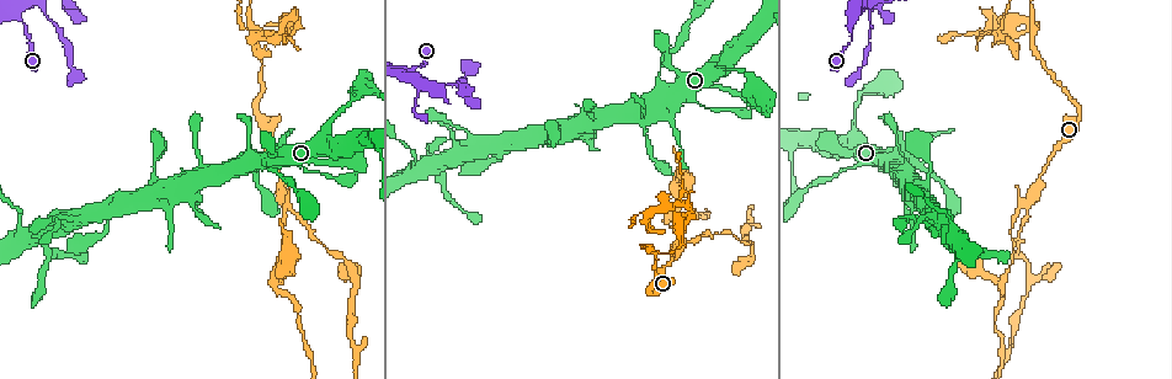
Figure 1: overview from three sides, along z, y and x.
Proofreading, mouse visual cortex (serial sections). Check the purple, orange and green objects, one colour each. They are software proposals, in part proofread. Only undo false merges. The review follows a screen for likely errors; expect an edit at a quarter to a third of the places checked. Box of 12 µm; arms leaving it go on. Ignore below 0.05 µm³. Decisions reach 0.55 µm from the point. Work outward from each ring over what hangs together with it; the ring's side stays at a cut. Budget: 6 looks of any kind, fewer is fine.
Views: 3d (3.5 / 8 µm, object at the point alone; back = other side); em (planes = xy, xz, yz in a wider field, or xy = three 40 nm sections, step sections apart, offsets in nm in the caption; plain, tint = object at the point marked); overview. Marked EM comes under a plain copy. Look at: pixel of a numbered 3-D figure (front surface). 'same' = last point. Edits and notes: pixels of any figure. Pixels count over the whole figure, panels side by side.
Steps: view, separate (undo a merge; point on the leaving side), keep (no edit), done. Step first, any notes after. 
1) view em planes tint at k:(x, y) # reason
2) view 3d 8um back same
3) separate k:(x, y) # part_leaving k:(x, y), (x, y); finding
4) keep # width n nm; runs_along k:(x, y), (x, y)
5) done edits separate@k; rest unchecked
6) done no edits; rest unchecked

view 3d 3.5um at 1:(290, 203) # side arm on a straight run

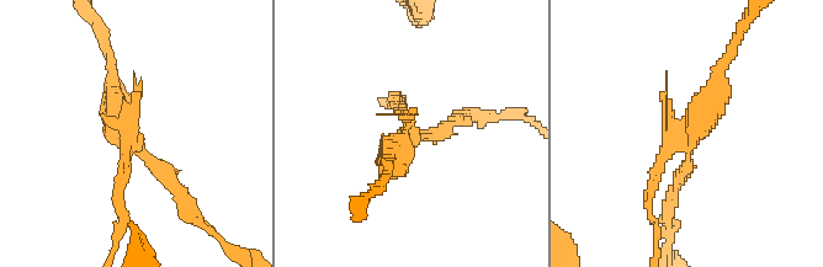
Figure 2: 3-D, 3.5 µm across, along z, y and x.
view em xy step 5 tint at 2:(406, 138)

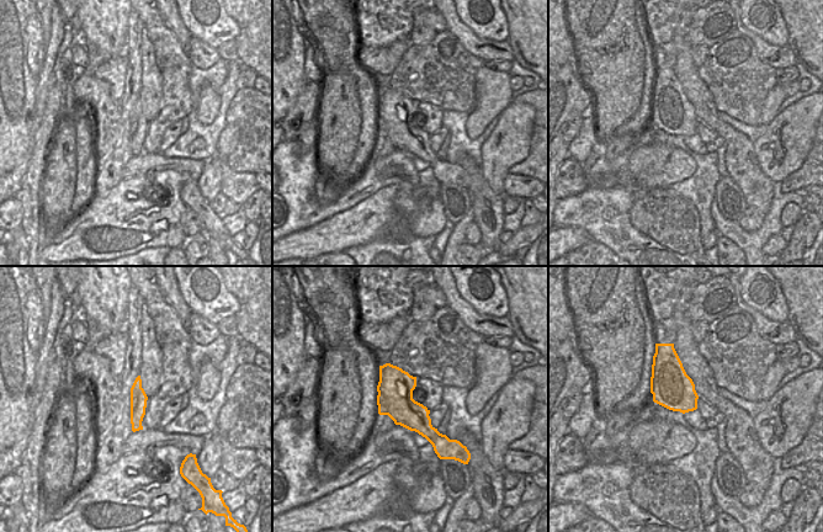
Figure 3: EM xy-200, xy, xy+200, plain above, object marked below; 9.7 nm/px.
view em xy step 1 tint same

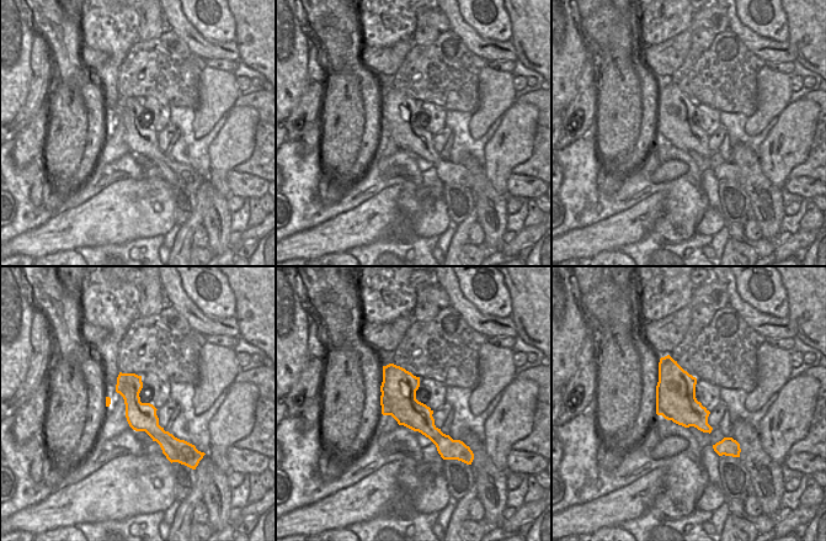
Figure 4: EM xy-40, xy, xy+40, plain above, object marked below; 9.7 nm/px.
separate 2:(652, 182) # part_leaving 2:(673, 148), (648, 197), (657, 254); a second cell is stuck on

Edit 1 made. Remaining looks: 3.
view overview # see it whole again

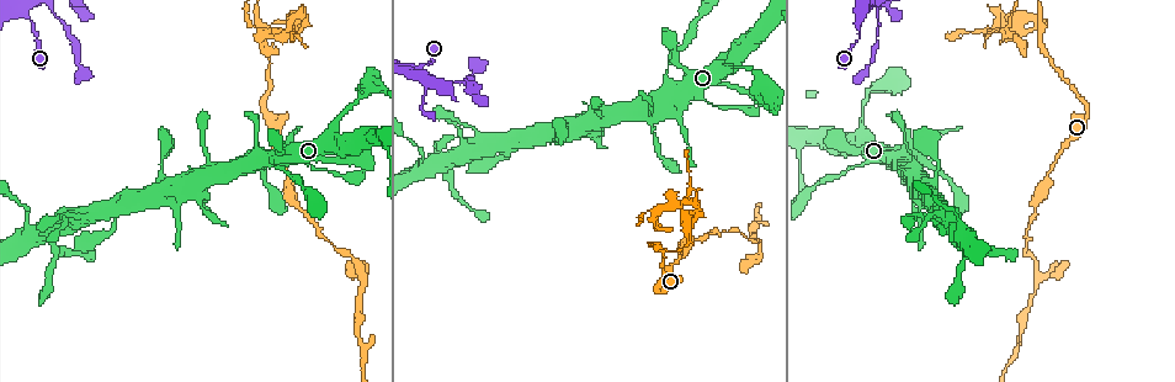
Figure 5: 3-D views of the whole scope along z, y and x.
view 3d 3.5um at 5:(365, 274) # branch point

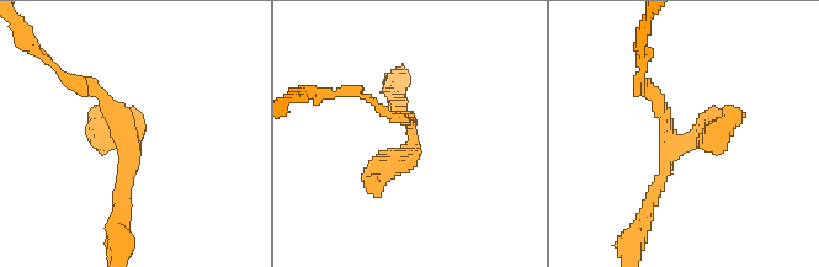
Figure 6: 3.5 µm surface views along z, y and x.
view em xy step 3 tint at 6:(667, 135) # shape alone is not enough

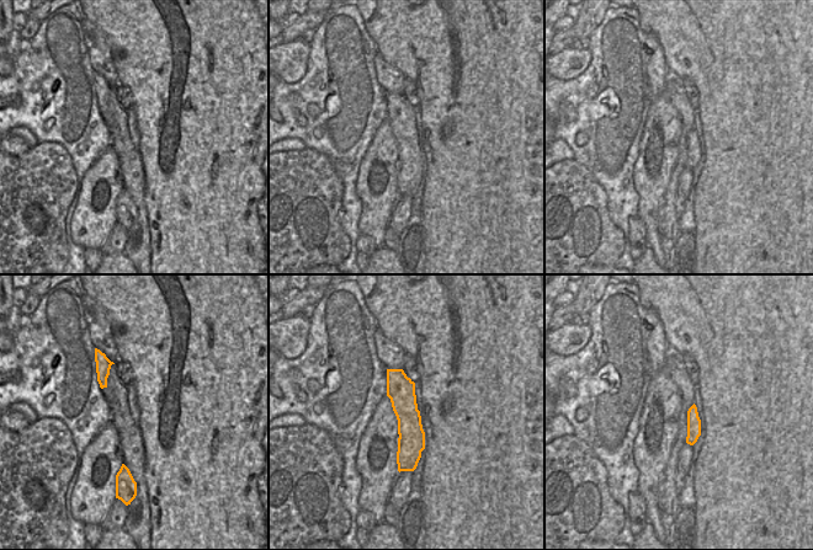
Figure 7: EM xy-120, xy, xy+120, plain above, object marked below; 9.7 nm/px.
keep # runs_along 6:(78, 81), (123, 119), (118, 209); continuous, no second cell

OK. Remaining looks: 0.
done edits separate@2; rest unchecked

